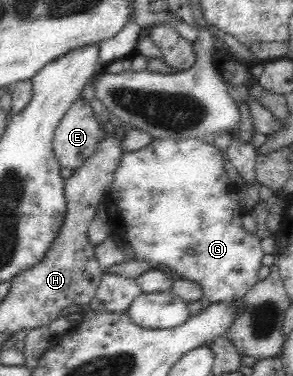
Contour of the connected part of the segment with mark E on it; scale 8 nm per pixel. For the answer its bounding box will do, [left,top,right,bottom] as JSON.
[52,99,101,170]

